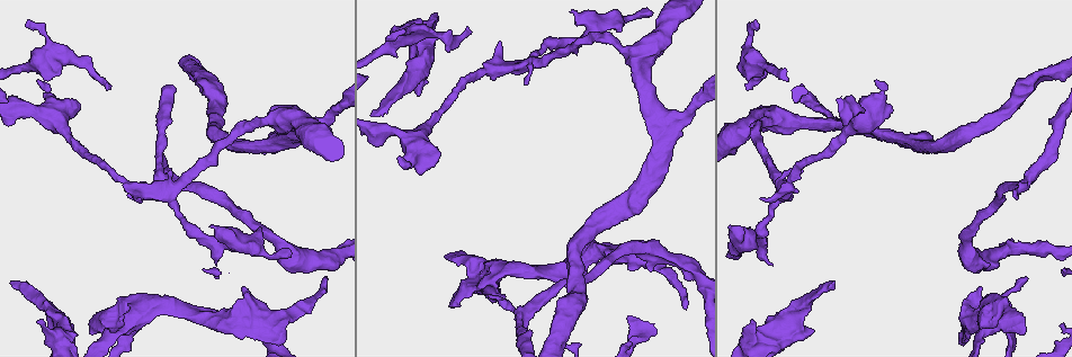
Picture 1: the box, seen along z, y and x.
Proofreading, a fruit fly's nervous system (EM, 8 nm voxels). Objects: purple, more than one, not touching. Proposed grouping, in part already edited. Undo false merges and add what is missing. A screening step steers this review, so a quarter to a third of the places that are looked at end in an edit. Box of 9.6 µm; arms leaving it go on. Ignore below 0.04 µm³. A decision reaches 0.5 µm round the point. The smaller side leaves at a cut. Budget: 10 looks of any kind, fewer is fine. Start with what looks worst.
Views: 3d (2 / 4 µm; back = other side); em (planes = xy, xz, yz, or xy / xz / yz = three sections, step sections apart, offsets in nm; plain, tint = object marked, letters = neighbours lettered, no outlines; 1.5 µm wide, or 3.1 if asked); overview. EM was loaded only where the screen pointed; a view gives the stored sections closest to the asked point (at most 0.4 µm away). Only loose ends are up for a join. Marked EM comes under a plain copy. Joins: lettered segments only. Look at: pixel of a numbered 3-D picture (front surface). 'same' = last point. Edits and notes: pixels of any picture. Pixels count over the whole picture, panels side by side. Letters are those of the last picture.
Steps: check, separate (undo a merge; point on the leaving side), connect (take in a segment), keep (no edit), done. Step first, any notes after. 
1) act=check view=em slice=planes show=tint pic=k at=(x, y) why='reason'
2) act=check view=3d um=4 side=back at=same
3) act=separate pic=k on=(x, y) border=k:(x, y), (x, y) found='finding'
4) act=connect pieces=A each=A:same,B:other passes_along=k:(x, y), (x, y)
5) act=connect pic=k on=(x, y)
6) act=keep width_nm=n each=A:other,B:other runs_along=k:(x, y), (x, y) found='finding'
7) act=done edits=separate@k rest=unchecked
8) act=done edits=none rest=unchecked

act=check view=em slice=yz step=4 show=tint pic=1 at=(108, 86) why='branch stops here'

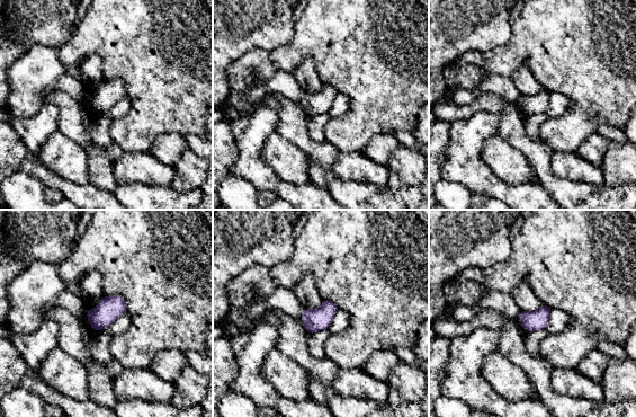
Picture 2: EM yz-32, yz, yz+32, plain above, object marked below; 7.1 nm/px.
act=check view=em slice=xz step=4 show=letters at=same why='another direction'

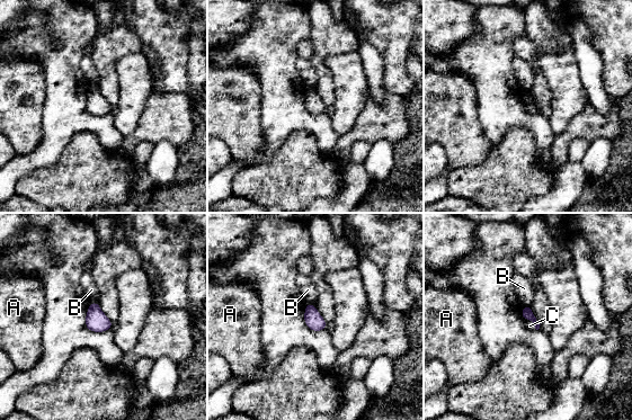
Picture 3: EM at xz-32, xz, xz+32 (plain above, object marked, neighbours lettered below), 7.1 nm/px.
act=keep each=A:other,B:other,C:other border=3:(523, 316), (528, 319), (536, 329) found='none of them fits'

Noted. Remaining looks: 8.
act=check view=3d um=4 pic=1 at=(385, 39) why='an open end'

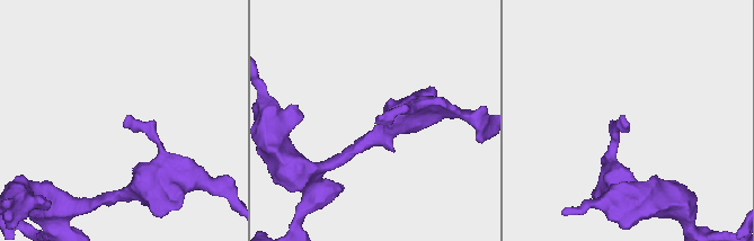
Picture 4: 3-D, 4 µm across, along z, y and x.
act=check view=em slice=planes show=tint pic=4 at=(124, 126) why='shape alone is not enough'

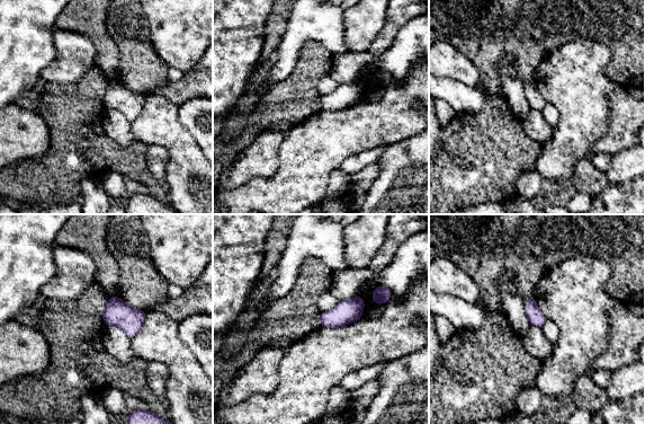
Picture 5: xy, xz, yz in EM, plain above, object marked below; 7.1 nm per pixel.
act=check view=em slice=planes show=letters at=same

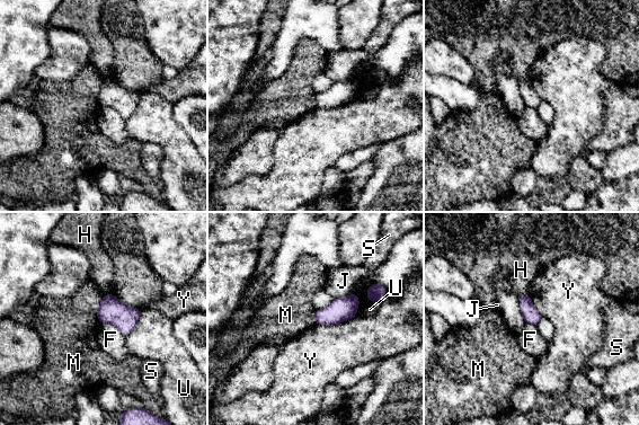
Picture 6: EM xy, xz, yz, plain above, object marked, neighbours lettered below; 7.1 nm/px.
act=keep width_nm=120 each=F:other,H:other,J:other,M:other,S:other,U:other,Y:other border=6:(104, 294), (97, 311), (99, 322) found='no lettered segment goes on from it'

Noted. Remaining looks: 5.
act=check view=3d um=2 pic=1 at=(91, 331) why='branch stops here'

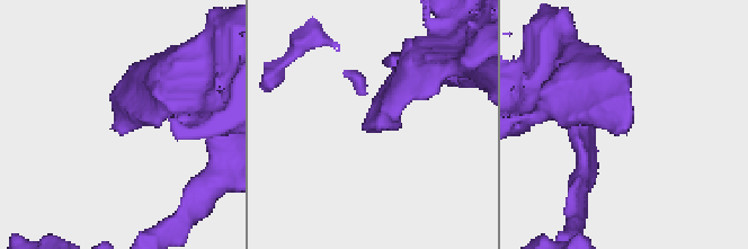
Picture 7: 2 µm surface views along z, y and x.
act=check view=em um=3.1 slice=yz step=8 show=letters pic=7 at=(119, 134)

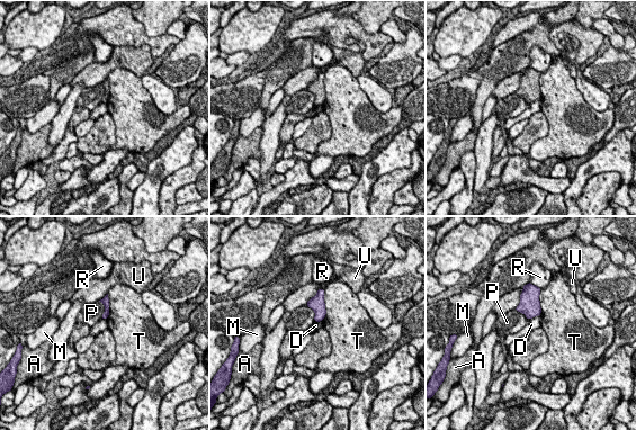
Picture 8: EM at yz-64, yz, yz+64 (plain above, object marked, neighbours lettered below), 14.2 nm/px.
act=keep each=A:other,D:other,M:other,P:other,R:other,T:other,U:other border=8:(101, 317), (106, 320) found='no lettered segment goes on from it'

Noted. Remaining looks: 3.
act=check view=3d um=4 pic=1 at=(801, 306) why='thick turns thin'

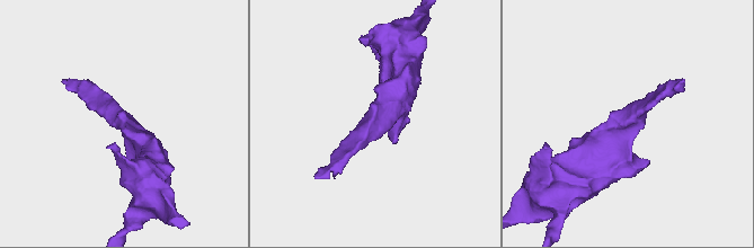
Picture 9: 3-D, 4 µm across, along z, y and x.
act=check view=em slice=planes show=letters pic=9 at=(121, 117)

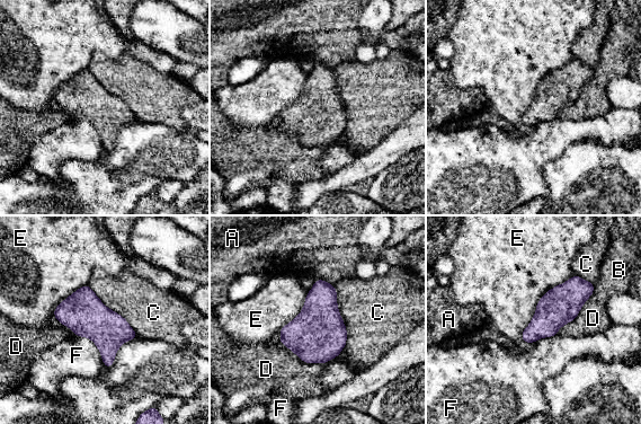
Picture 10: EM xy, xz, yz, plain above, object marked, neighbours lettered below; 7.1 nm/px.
act=keep longest_contact=E:600nm each=A:other,B:other,C:other,D:other,E:other,F:other border=10:(332, 285), (346, 329), (340, 353) found='continuous, no second neuron'

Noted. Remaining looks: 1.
act=done edits=none rest=unchecked

